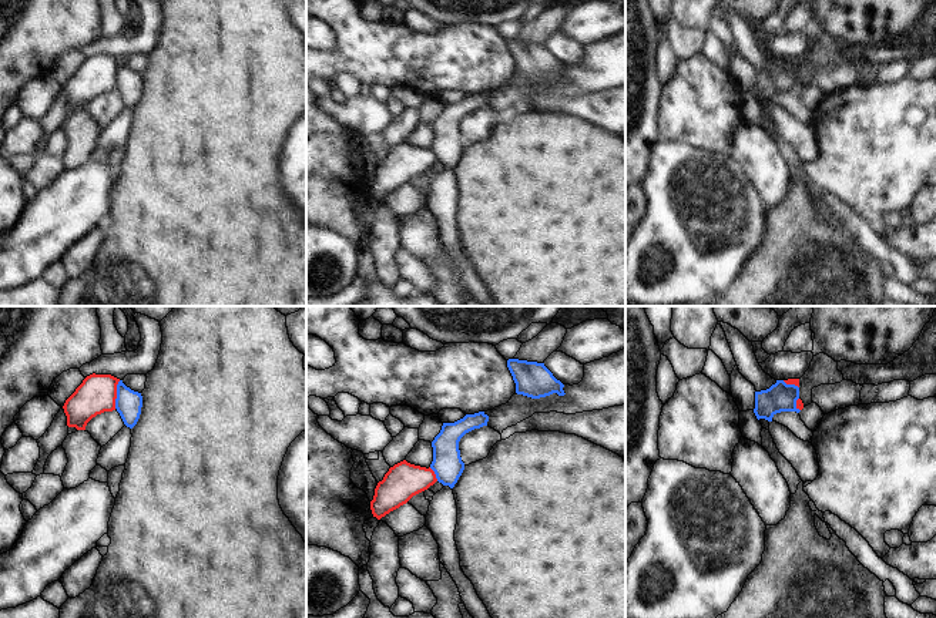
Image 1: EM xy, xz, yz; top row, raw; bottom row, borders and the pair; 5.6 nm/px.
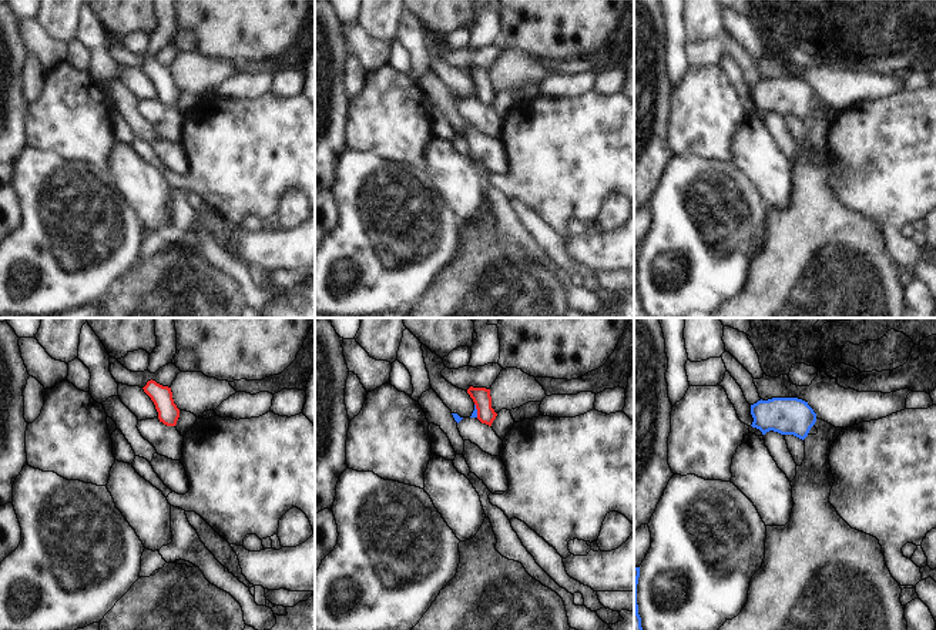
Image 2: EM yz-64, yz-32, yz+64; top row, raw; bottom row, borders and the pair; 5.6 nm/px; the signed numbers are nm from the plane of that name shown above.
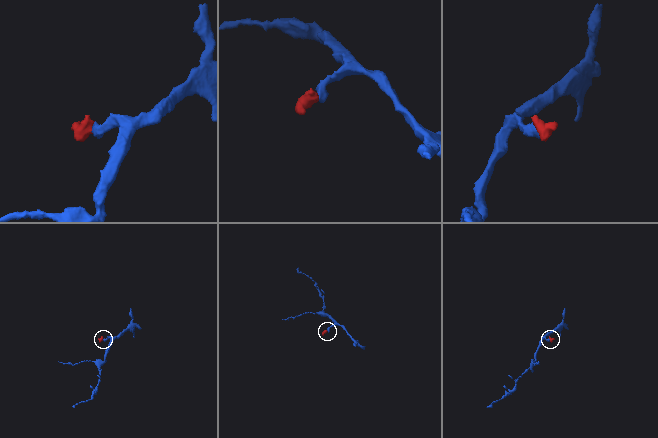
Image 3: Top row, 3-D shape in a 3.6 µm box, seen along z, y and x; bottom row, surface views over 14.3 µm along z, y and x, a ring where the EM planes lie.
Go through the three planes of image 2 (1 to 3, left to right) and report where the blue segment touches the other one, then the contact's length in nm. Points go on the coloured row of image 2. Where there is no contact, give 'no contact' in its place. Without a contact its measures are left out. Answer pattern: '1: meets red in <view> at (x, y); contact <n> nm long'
1: no contact
2: meets red in yz-32 at (477, 411); contact 80 nm long
3: no contact

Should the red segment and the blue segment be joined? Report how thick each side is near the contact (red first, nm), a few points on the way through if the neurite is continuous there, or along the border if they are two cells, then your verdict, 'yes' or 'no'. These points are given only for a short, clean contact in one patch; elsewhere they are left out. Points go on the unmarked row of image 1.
calibres 220 and 150 nm; border xy (120, 61), (116, 70), (114, 88); no

